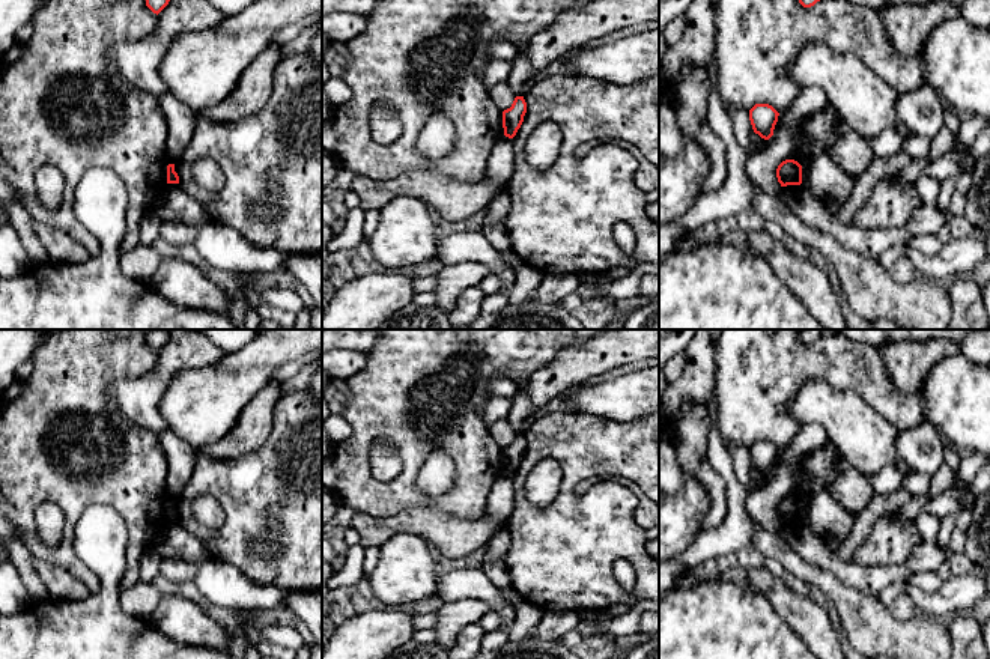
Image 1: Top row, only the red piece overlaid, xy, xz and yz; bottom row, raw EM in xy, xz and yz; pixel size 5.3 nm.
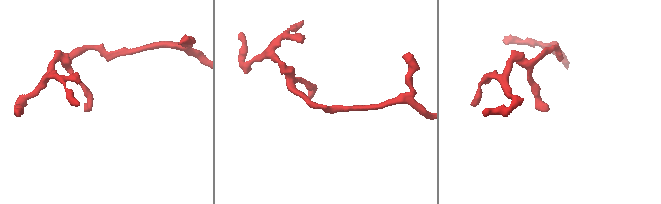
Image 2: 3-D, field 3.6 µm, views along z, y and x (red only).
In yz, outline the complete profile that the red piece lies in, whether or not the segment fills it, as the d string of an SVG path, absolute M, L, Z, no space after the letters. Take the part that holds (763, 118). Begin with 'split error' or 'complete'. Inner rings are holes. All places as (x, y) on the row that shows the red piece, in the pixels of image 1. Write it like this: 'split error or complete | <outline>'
complete | M755 104L749 110L749 120L755 134L769 140L773 135L779 113L769 104Z

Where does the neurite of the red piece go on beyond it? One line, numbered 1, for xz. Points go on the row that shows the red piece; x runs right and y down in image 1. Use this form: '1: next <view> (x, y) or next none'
1: next none

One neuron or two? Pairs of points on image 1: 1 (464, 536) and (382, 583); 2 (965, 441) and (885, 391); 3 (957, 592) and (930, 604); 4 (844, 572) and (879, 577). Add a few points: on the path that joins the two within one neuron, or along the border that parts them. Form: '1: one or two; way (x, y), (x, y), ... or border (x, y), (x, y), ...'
1: two; border (397, 533), (414, 533), (431, 545)
2: two; border (917, 396), (923, 405), (926, 420)
3: one; way (951, 596), (936, 604)
4: one; way (853, 573), (870, 577)

